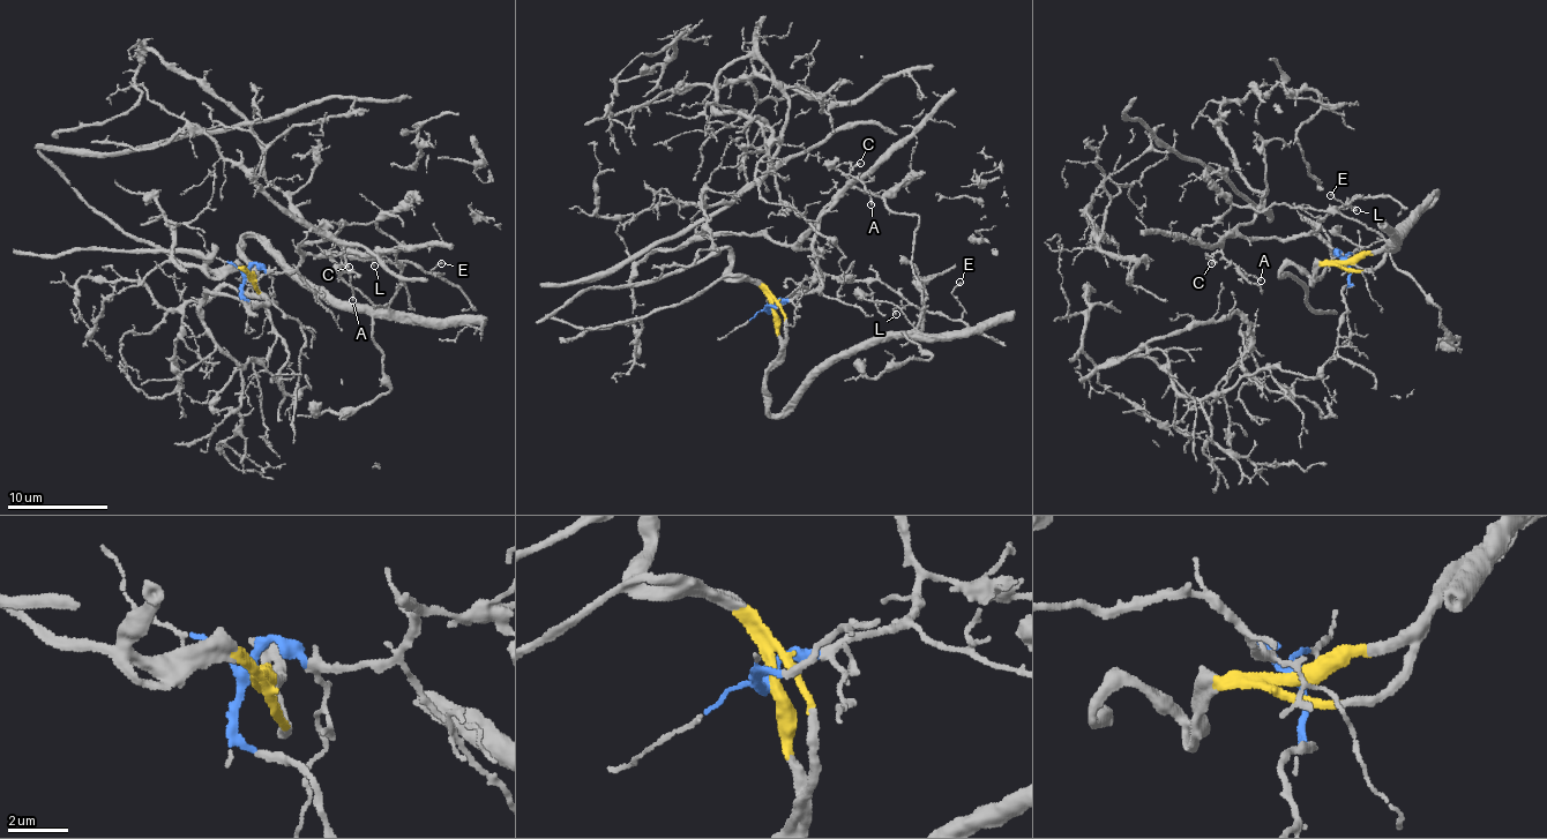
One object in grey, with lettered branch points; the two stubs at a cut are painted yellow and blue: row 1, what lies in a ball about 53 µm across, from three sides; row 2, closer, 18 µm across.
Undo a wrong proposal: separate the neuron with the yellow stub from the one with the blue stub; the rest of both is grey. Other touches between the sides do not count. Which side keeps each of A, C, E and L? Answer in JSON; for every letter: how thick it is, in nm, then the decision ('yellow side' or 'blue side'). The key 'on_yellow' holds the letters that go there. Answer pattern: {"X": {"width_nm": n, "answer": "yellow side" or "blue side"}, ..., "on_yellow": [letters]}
{"A": {"width_nm": 140, "answer": "blue side"}, "C": {"width_nm": 140, "answer": "blue side"}, "E": {"width_nm": 120, "answer": "blue side"}, "L": {"width_nm": 110, "answer": "blue side"}, "on_yellow": []}

